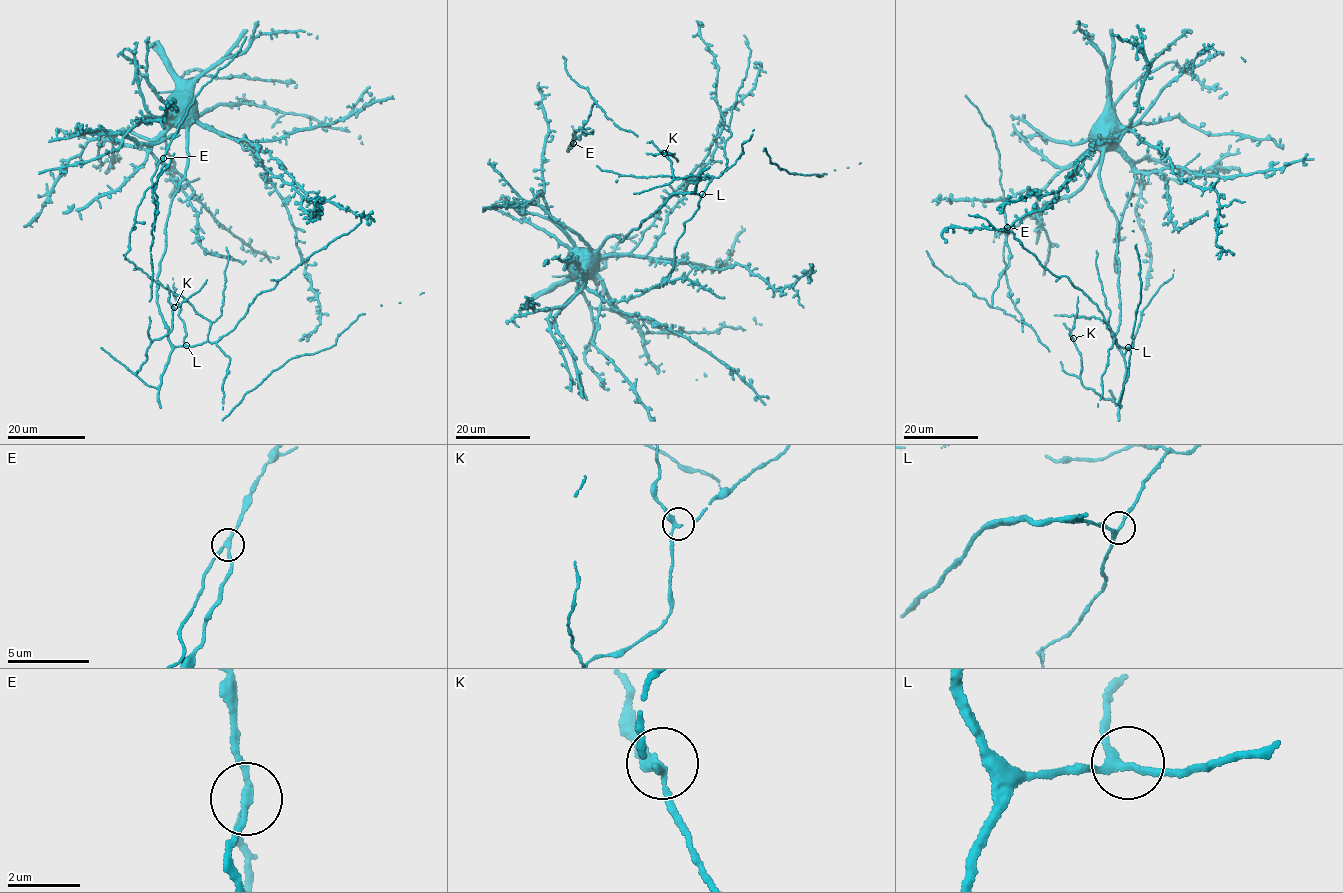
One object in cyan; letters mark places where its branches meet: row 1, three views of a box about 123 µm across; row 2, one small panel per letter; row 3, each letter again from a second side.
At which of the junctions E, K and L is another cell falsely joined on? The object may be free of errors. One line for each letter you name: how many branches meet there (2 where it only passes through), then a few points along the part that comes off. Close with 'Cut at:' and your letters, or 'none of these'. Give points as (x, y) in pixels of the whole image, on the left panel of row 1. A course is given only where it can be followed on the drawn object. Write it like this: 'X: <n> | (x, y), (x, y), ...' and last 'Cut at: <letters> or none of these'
E: 3 | (163, 158), (164, 165), (153, 196), (156, 207), (154, 231)
Cut at: E

